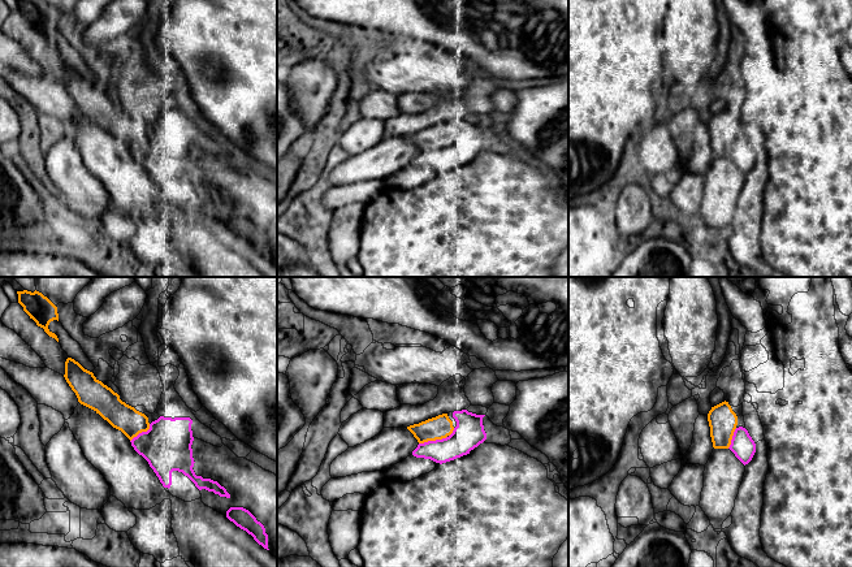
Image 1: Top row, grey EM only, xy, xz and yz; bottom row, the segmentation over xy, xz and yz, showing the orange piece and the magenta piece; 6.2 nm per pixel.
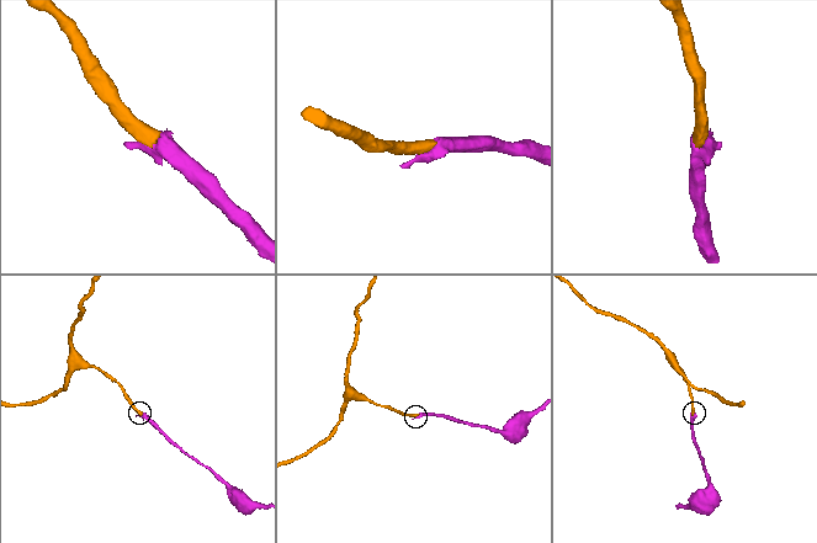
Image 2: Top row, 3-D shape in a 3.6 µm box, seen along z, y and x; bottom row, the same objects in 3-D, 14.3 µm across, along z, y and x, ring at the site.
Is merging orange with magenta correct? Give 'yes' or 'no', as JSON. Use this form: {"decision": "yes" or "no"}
{"decision": "yes"}

